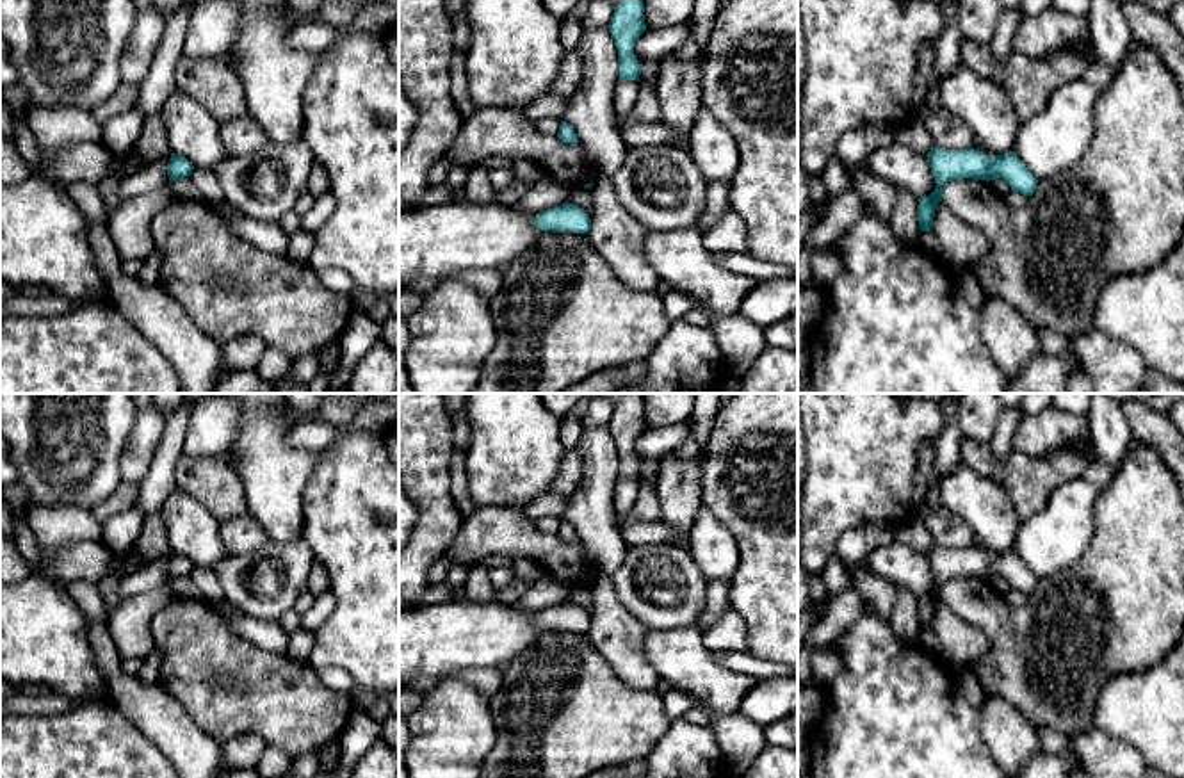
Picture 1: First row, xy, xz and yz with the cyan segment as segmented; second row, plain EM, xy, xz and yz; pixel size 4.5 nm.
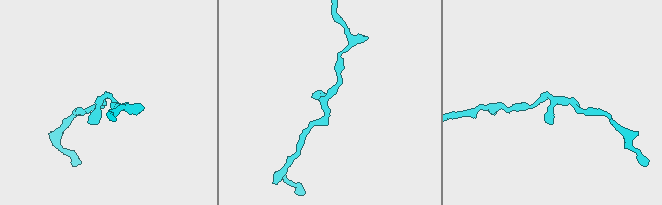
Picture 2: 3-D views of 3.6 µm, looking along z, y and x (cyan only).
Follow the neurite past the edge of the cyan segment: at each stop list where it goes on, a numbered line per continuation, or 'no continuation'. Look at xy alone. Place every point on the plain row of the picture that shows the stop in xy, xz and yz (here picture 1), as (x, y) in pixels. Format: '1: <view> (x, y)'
no continuation

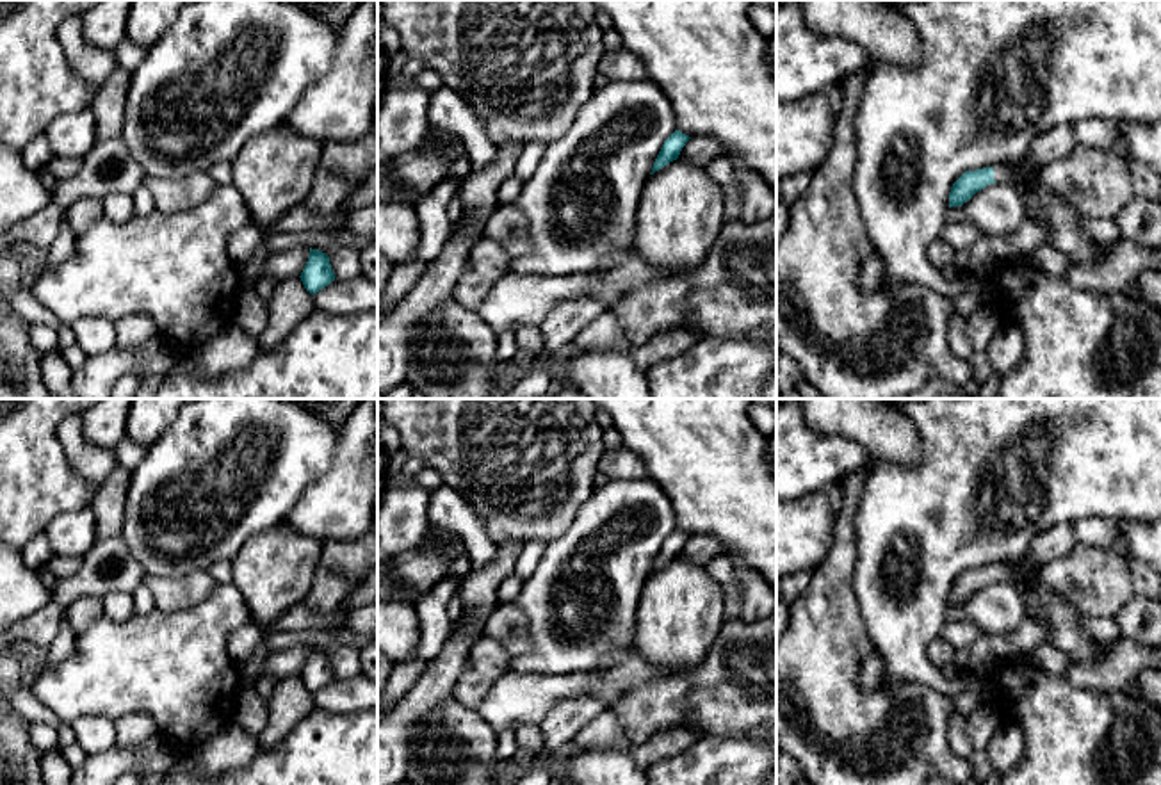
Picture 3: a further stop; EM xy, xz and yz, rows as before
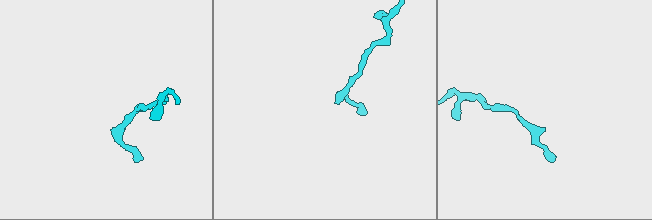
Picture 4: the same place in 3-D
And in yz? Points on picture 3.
1: yz (1005, 572)

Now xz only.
no continuation

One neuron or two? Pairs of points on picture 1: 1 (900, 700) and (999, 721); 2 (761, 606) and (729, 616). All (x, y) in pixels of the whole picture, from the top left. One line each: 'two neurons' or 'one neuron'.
1: two neurons
2: two neurons

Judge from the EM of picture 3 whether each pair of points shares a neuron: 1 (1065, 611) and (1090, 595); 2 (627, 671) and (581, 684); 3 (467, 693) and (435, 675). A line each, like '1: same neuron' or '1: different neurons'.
1: different neurons
2: same neuron
3: different neurons

